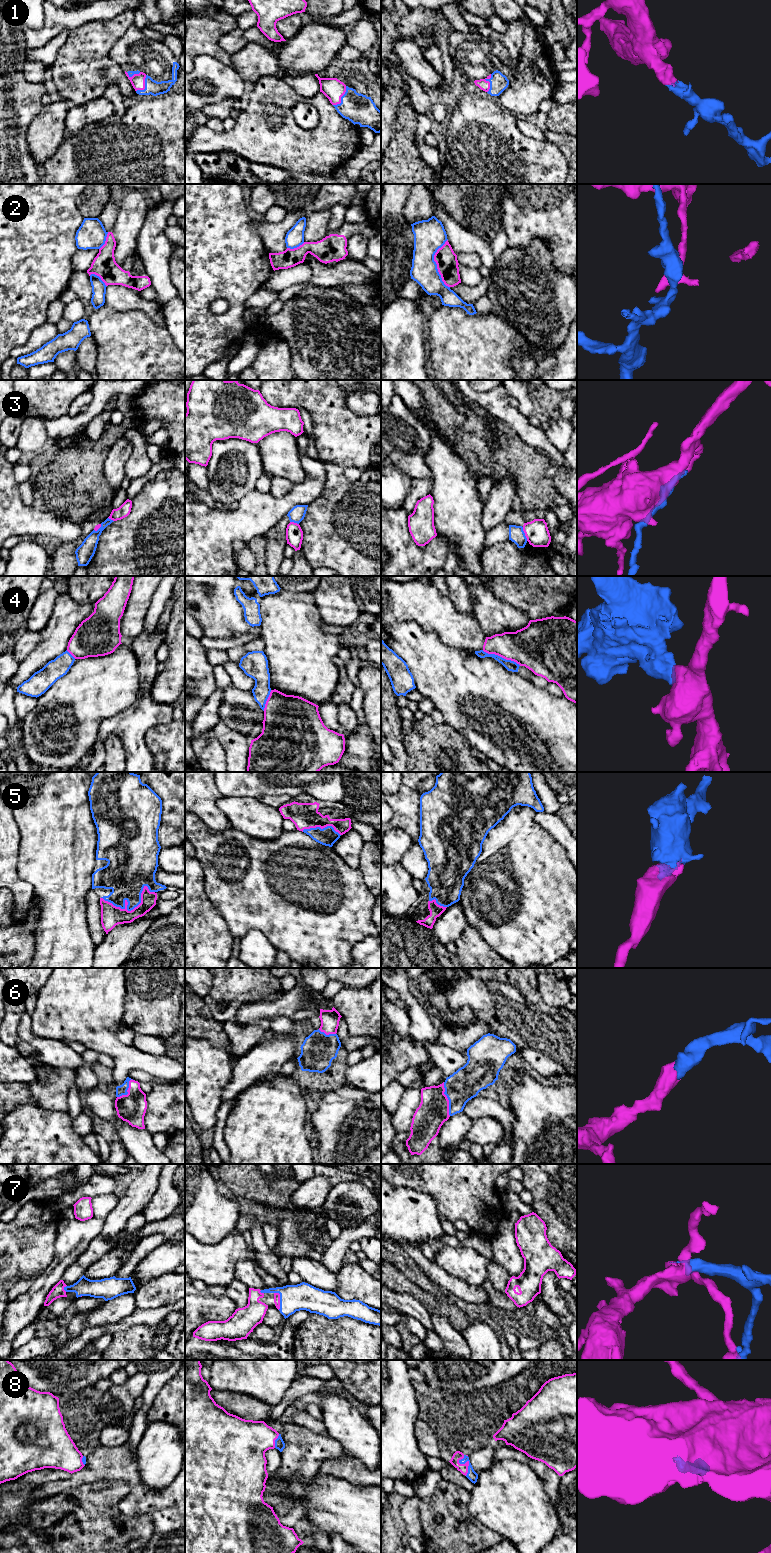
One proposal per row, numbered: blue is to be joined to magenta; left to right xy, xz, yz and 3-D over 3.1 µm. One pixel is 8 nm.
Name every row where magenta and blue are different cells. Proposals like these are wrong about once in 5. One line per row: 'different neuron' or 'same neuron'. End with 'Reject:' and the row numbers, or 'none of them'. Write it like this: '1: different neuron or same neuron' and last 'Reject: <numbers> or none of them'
1: same neuron
2: different neuron
3: different neuron
4: different neuron
5: same neuron
6: same neuron
7: same neuron
8: same neuron
Reject: 2, 3, 4

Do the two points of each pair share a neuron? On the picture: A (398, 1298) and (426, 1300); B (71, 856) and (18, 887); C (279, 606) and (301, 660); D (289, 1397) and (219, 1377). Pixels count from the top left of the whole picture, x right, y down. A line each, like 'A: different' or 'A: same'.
A: different
B: different
C: same
D: different

